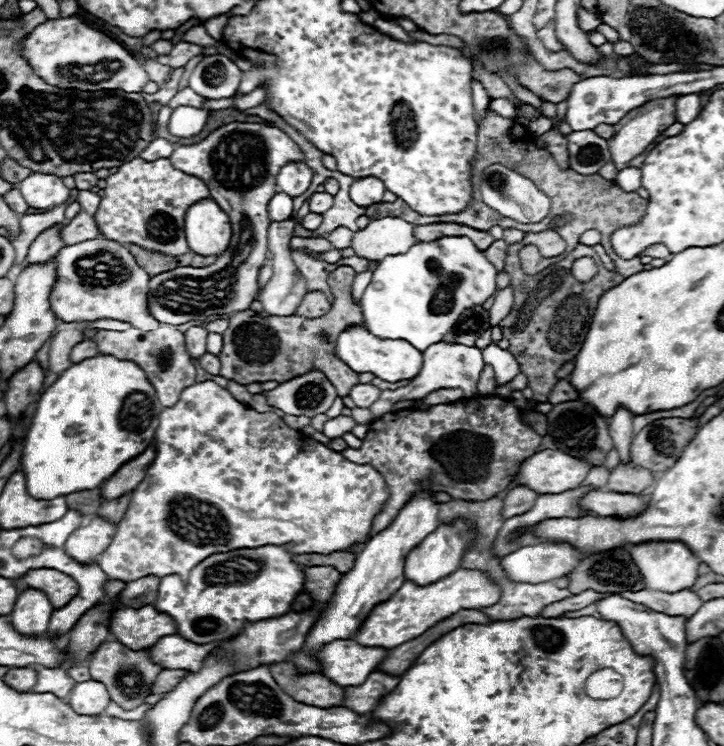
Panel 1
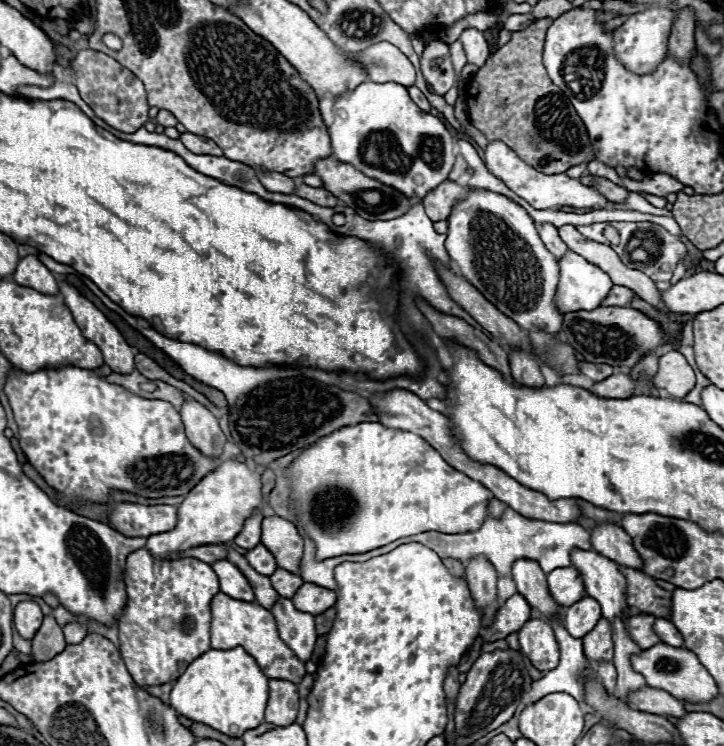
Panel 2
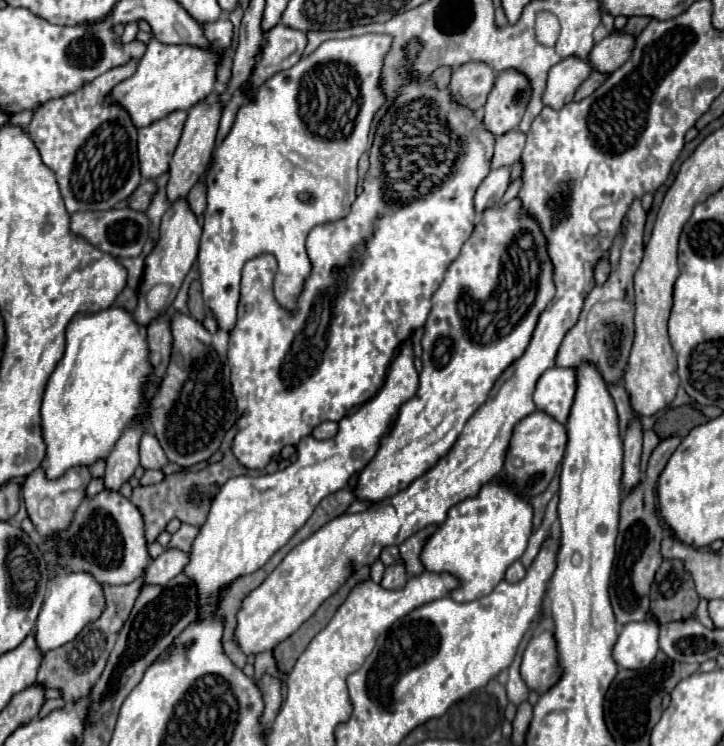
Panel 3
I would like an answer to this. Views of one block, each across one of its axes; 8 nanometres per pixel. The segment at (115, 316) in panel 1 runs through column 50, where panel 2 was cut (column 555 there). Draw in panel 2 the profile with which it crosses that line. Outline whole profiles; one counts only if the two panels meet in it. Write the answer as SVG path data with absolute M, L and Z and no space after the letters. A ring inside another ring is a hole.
M572 250L558 260L558 266L560 280L554 304L560 314L598 308L614 286L606 272L602 272Z

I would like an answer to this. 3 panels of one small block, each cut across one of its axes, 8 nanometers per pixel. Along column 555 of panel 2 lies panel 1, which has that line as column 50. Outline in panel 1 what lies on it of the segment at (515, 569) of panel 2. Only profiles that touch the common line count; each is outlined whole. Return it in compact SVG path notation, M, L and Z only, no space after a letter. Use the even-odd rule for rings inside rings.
M28 588L18 596L10 620L14 628L22 634L40 634L48 628L52 612L54 606L48 596L42 590Z

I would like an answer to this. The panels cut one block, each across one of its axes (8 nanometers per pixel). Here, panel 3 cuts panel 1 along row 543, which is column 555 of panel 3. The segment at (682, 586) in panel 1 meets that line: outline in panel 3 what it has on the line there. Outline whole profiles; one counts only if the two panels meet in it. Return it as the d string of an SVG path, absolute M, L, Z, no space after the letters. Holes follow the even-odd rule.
M544 630L528 642L522 654L520 674L526 686L540 694L558 680L560 668L558 668L558 656L556 656L552 630Z

